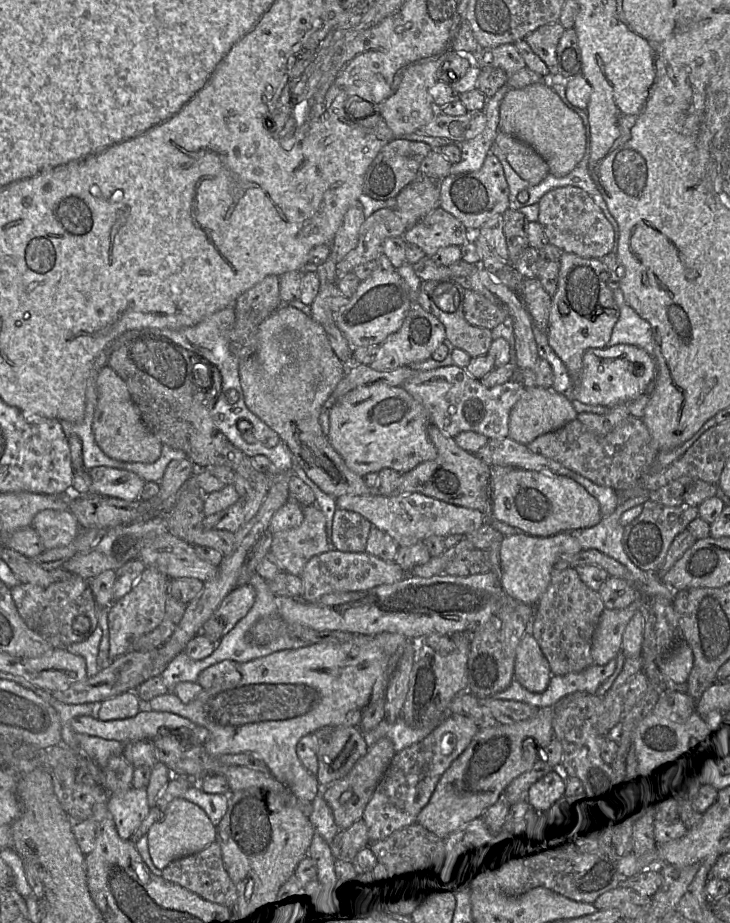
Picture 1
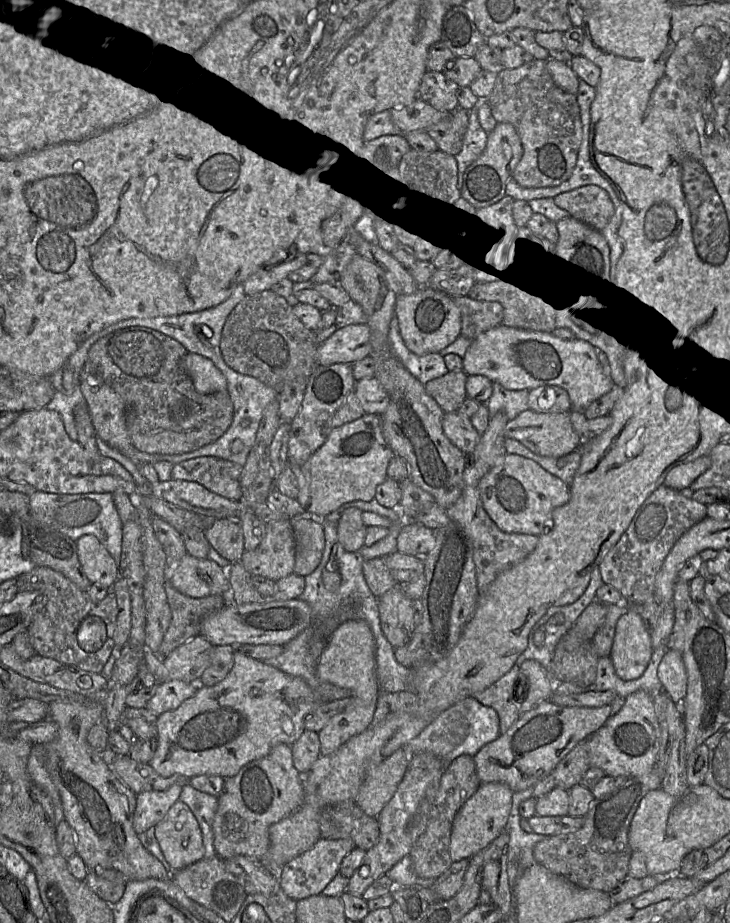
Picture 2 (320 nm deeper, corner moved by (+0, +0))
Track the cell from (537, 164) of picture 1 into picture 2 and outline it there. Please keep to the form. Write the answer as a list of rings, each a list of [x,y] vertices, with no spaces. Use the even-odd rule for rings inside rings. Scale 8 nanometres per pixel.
[[[533,59],[532,61],[513,69],[503,68],[497,75],[495,85],[493,87],[492,92],[486,99],[486,102],[489,104],[491,113],[497,123],[510,123],[512,124],[520,139],[523,146],[523,156],[520,162],[517,164],[514,173],[513,179],[524,188],[546,188],[546,187],[555,187],[568,180],[573,172],[573,169],[577,162],[577,156],[579,152],[579,148],[582,141],[582,123],[580,117],[580,108],[577,103],[576,94],[570,94],[563,91],[561,88],[555,85],[551,75],[547,71],[546,68],[546,60]]]

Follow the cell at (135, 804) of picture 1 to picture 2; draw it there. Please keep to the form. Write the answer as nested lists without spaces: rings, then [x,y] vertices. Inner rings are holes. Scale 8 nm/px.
[[[175,783],[166,790],[145,791],[136,794],[133,828],[139,835],[154,827],[180,798],[183,783]]]

